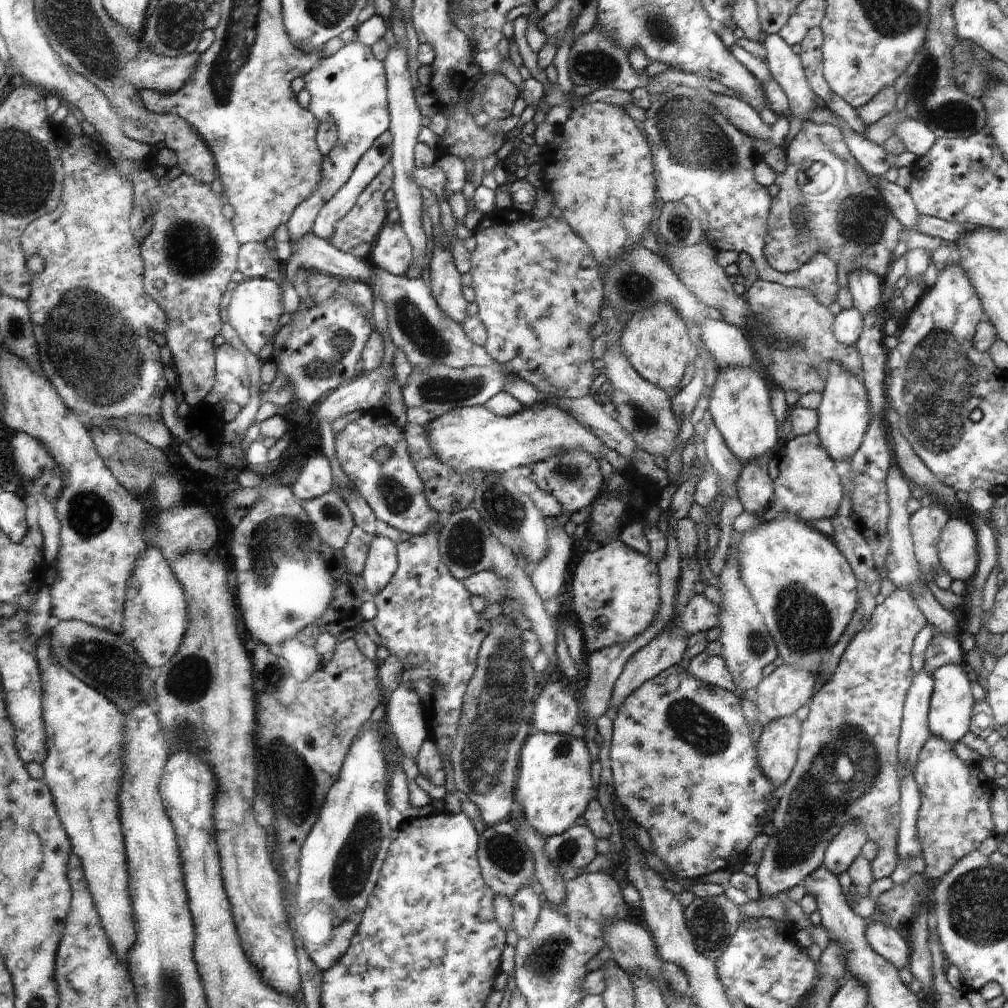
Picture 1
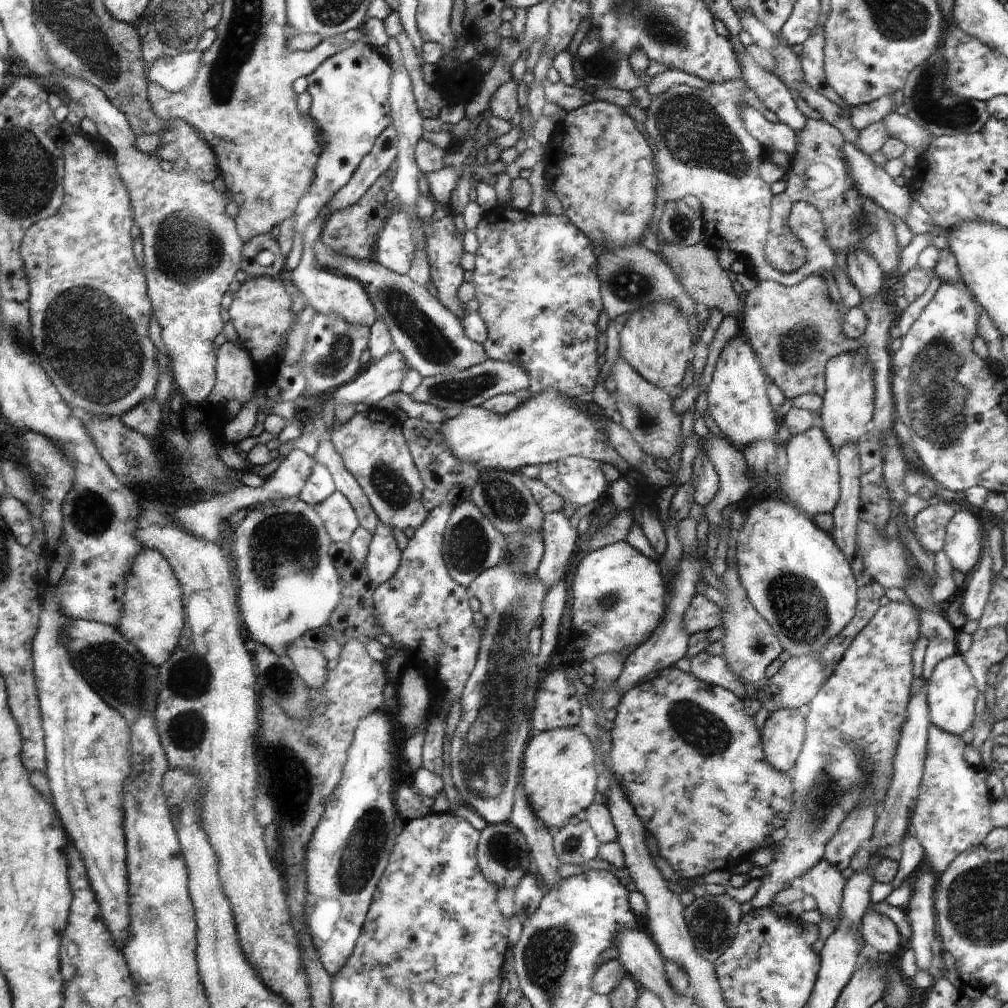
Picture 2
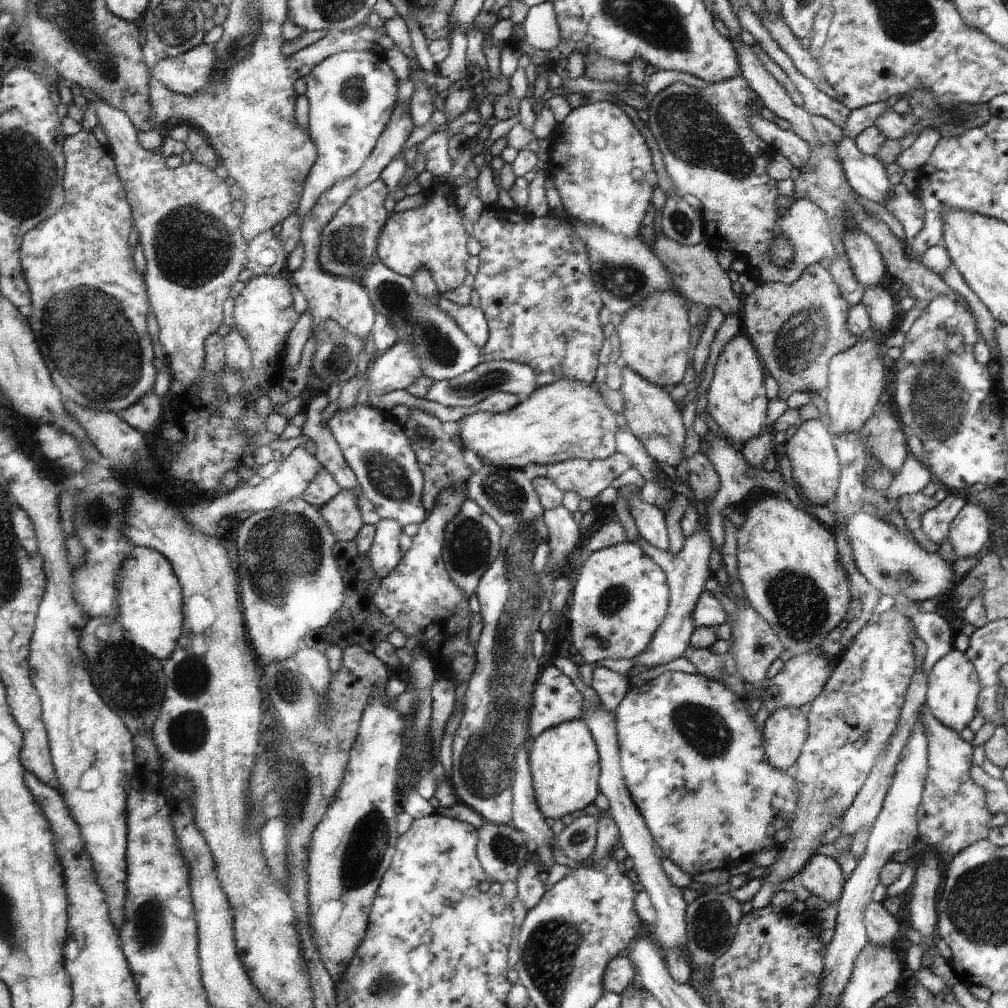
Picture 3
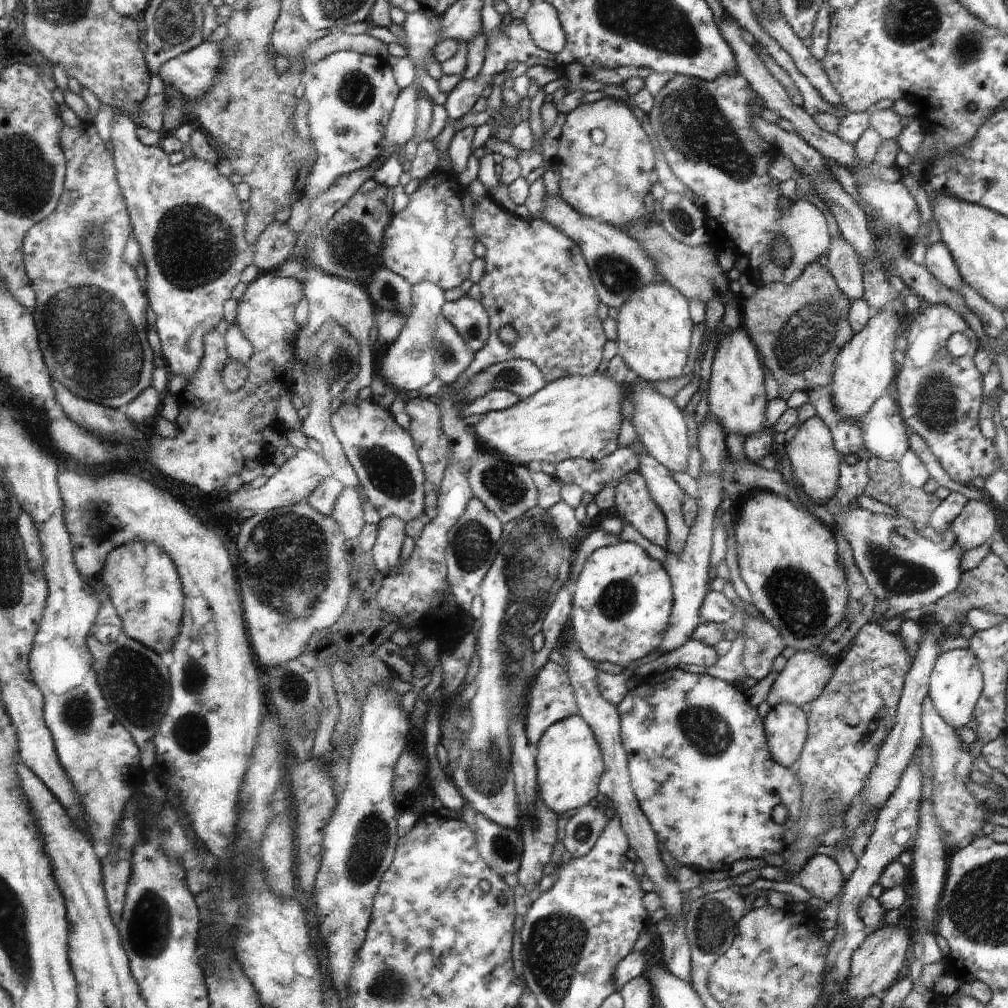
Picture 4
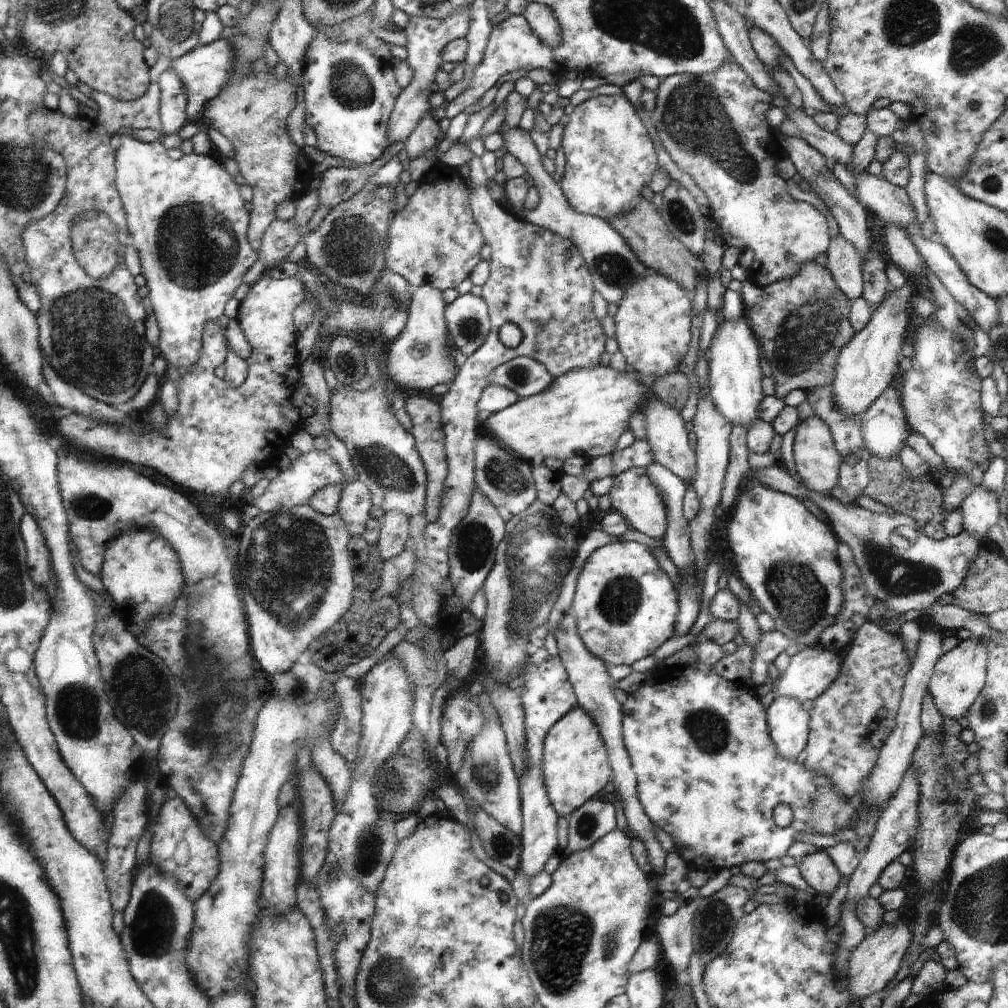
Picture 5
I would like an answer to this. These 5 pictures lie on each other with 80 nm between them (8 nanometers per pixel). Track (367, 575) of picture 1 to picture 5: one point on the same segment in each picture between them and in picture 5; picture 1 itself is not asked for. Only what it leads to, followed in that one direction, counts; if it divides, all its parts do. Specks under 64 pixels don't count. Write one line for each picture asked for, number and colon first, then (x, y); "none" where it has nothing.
2: (383, 558)
3: (385, 555)
4: (391, 535)
5: (393, 536)

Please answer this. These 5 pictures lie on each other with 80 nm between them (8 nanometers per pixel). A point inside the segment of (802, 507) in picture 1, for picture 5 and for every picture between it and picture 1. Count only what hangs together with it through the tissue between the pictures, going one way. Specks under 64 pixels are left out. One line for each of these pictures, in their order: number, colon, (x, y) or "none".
2: (813, 476)
3: (815, 464)
4: (815, 462)
5: (817, 461)

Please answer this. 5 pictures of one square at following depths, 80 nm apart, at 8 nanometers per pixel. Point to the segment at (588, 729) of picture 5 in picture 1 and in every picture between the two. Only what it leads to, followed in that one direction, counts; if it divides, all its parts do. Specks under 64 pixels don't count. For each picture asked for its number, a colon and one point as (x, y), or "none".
1: (554, 787)
2: (559, 778)
3: (564, 759)
4: (570, 764)

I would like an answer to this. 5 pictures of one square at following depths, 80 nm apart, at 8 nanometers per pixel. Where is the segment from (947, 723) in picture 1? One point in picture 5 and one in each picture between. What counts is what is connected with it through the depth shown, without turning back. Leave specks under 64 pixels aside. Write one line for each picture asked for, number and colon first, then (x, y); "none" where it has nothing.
2: (951, 691)
3: (953, 689)
4: (956, 682)
5: (958, 677)

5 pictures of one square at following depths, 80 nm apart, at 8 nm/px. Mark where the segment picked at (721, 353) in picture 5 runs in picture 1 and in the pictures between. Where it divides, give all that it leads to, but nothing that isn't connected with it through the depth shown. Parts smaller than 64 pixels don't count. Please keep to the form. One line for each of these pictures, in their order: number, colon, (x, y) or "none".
1: (739, 402)
2: (737, 400)
3: (736, 399)
4: (736, 396)

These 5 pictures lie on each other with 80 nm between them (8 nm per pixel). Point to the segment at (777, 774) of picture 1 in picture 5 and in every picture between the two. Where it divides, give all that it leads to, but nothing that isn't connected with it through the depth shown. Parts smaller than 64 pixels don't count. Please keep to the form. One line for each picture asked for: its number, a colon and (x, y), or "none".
2: (783, 732)
3: (785, 729)
4: (786, 726)
5: (787, 720)

